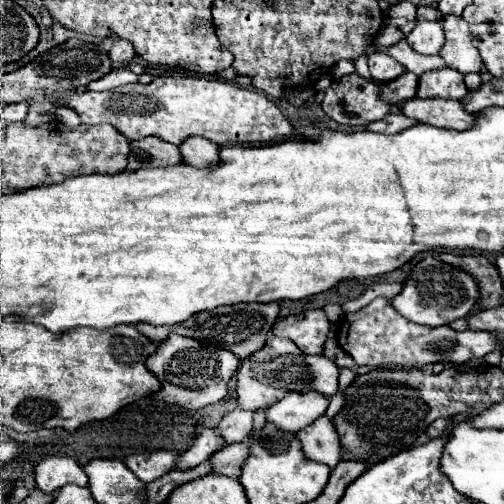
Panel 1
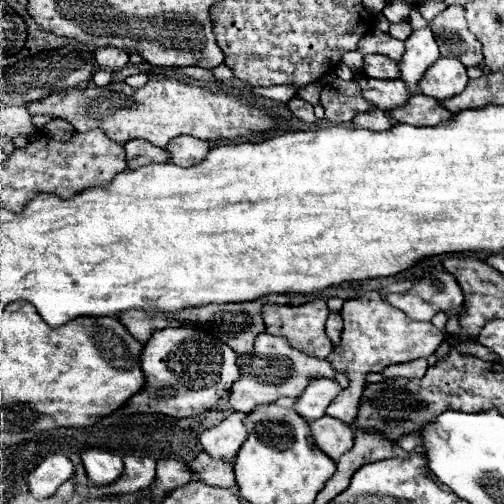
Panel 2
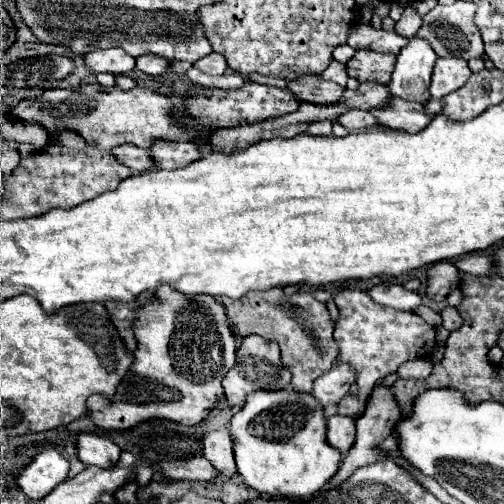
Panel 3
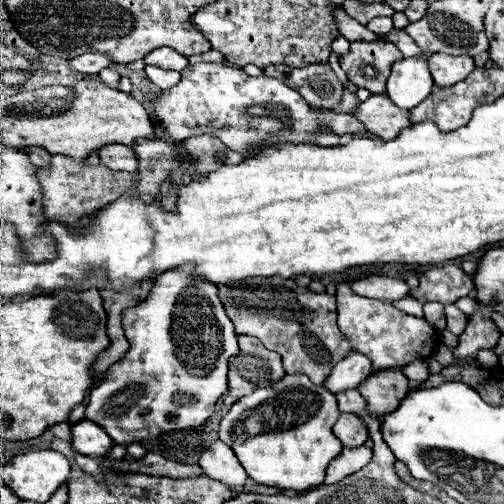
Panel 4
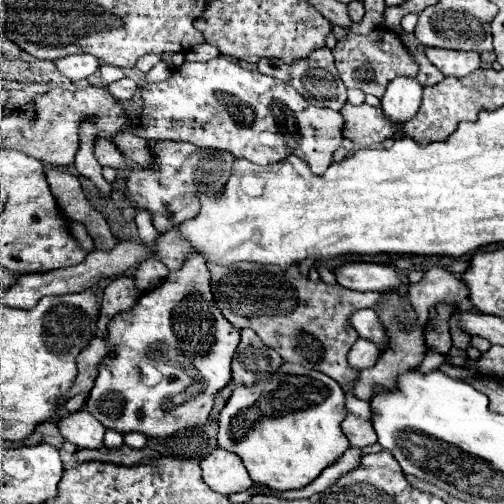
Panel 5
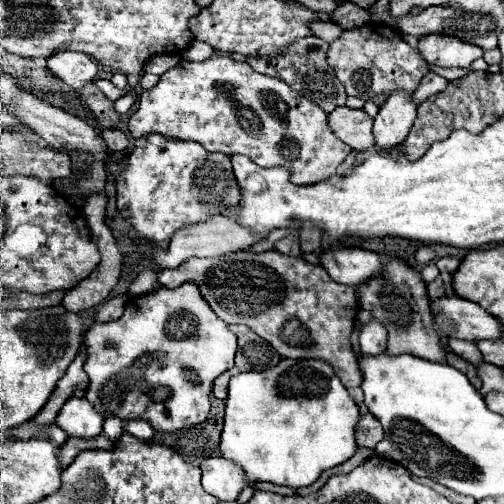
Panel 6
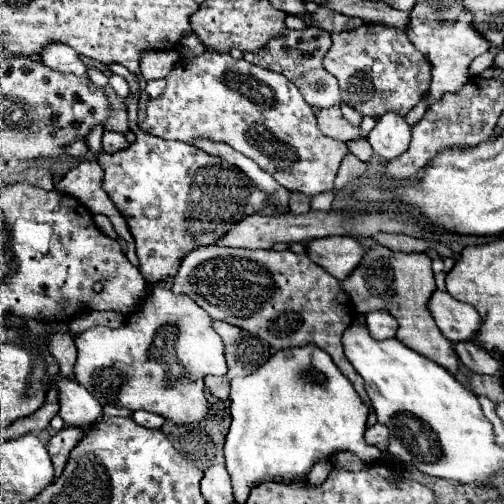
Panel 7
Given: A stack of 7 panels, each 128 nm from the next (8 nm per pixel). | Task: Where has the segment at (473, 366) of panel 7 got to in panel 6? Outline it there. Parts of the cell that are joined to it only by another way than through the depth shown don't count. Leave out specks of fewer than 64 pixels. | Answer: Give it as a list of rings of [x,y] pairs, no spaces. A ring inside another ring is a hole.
[[[450,338],[448,340],[448,346],[450,346],[450,350],[454,352],[454,354],[458,354],[458,356],[462,356],[464,360],[468,360],[468,362],[472,362],[474,366],[482,360],[482,354],[480,354],[480,350],[476,348],[476,344],[474,342],[468,342],[468,340],[456,340],[456,338]]]

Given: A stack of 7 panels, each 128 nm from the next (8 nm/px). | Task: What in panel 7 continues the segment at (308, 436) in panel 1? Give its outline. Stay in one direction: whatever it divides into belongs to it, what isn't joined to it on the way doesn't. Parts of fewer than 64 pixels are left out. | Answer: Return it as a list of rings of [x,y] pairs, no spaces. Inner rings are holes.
[[[374,424],[374,426],[366,428],[364,438],[366,438],[368,444],[372,444],[380,450],[386,450],[386,446],[388,446],[388,428],[384,428],[382,424]]]

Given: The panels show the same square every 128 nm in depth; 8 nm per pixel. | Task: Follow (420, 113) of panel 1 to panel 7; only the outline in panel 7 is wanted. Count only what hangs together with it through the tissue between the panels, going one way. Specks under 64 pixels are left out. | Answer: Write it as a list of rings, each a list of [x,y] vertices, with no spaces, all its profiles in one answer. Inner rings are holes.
[[[334,106],[334,108],[322,108],[322,110],[318,108],[318,110],[316,110],[316,118],[318,118],[320,130],[322,130],[326,136],[334,138],[334,140],[350,142],[350,140],[362,138],[360,126],[350,124],[350,122],[342,116],[342,112],[340,112],[338,106]]]

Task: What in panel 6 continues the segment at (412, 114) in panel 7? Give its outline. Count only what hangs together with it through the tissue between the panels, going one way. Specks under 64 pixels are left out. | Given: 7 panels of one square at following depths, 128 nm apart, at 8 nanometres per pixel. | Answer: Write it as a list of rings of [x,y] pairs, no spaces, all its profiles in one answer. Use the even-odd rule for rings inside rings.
[[[428,72],[428,74],[422,78],[422,82],[420,82],[420,86],[416,88],[416,92],[414,92],[416,104],[420,104],[422,100],[426,100],[426,98],[432,96],[432,94],[438,94],[442,88],[446,88],[446,84],[448,84],[446,78],[438,76],[438,74],[434,74],[434,72]]]

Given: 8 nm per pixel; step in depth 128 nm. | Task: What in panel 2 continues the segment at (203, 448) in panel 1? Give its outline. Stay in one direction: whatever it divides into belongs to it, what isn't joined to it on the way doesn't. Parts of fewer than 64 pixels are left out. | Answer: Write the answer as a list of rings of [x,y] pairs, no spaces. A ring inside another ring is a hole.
[[[158,460],[156,468],[156,480],[152,484],[152,494],[154,500],[160,502],[168,492],[172,492],[176,486],[188,484],[194,480],[196,474],[192,472],[188,462],[178,462],[178,460]]]

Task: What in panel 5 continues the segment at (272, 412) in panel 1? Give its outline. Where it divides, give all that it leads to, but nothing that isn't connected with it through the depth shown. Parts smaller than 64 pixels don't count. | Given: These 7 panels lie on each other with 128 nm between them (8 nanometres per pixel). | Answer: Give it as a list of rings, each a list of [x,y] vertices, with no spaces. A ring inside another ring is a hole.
[[[358,338],[352,346],[352,350],[348,352],[348,366],[354,372],[362,372],[366,368],[372,368],[376,364],[376,360],[380,358],[380,350],[376,344]]]

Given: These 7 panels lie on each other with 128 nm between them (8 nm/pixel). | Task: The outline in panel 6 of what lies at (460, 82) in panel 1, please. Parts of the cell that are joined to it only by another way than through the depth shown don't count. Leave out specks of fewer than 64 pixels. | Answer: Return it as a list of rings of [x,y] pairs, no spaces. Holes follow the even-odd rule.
[[[424,36],[420,38],[420,54],[426,62],[444,68],[468,68],[474,60],[482,58],[482,48],[466,44],[450,36]]]

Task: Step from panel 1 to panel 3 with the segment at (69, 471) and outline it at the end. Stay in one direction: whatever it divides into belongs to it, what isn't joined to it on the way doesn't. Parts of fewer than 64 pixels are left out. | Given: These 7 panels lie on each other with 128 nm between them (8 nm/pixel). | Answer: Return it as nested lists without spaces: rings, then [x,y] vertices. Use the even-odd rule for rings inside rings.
[[[44,450],[32,460],[32,464],[20,470],[18,486],[28,498],[40,500],[48,496],[58,484],[62,484],[66,476],[68,460],[58,450]]]

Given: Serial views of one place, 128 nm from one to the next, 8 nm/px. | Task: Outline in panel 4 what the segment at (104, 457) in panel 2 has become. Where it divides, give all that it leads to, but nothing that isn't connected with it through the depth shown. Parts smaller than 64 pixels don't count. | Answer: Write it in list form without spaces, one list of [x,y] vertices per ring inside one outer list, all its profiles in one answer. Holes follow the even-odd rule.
[[[80,420],[78,424],[72,426],[72,446],[76,452],[100,460],[100,458],[108,456],[114,442],[92,420]]]

